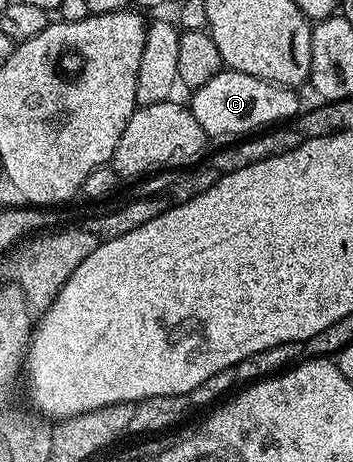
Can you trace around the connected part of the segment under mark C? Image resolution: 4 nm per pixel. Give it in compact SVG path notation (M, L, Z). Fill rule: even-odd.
M225 68L218 75L214 75L210 83L194 90L190 108L194 119L198 119L202 131L208 134L209 138L240 139L265 127L291 122L302 109L300 97L296 93L299 92L295 88L276 85L272 81L263 81L254 75Z

